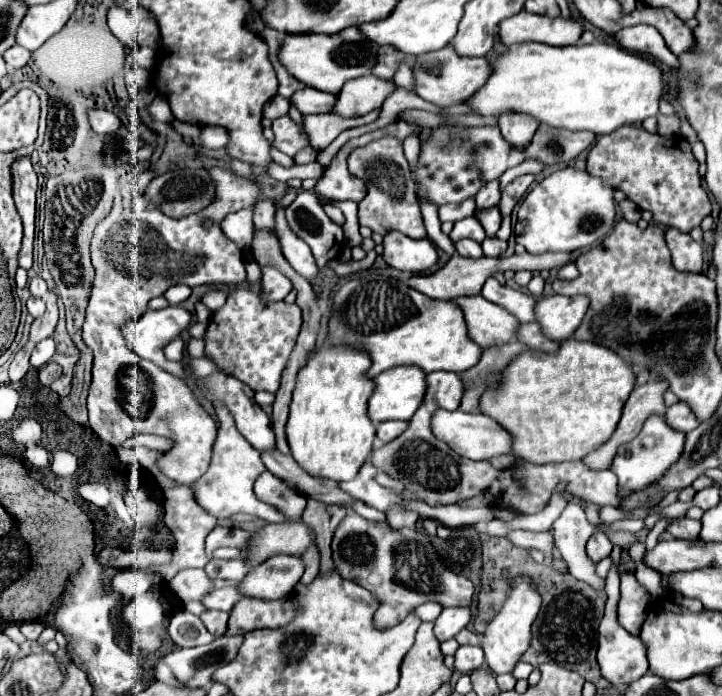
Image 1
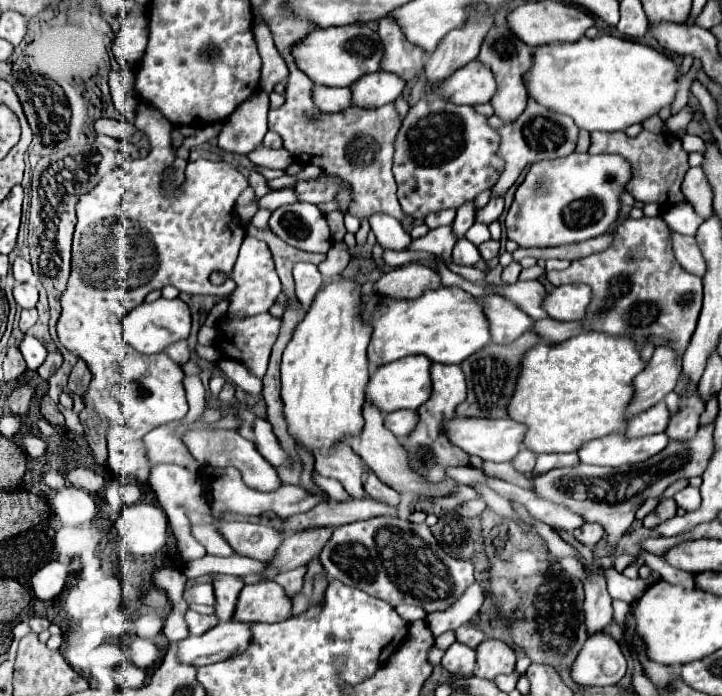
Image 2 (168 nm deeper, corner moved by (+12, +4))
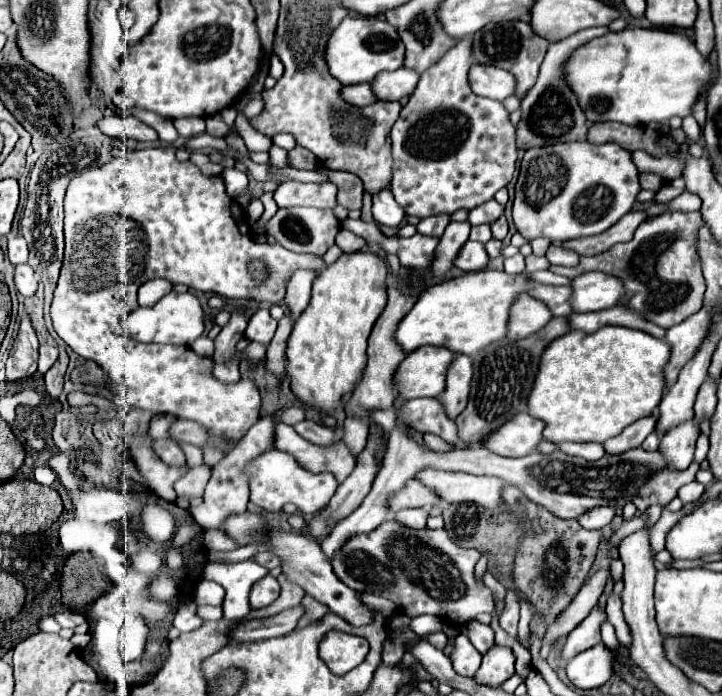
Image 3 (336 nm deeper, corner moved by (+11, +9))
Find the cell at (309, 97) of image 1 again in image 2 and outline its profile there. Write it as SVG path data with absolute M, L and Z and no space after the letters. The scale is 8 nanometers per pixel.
M316 87L316 93L312 95L318 109L328 111L328 113L336 113L336 111L344 111L352 105L352 91L350 87Z

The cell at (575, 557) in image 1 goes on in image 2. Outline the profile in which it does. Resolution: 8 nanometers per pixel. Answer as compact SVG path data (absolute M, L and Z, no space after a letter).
M590 575L588 581L584 583L586 591L586 601L584 601L584 623L588 635L602 631L606 625L612 623L612 597L606 591L606 581L604 577Z

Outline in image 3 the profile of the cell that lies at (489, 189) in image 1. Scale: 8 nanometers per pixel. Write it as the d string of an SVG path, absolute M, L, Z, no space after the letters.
M465 220L465 222L449 222L447 230L443 232L441 236L441 242L437 246L437 254L435 254L435 260L431 264L431 270L433 274L437 276L443 276L451 266L453 266L453 258L457 256L459 248L467 242L469 238L469 230L471 230L471 224Z

